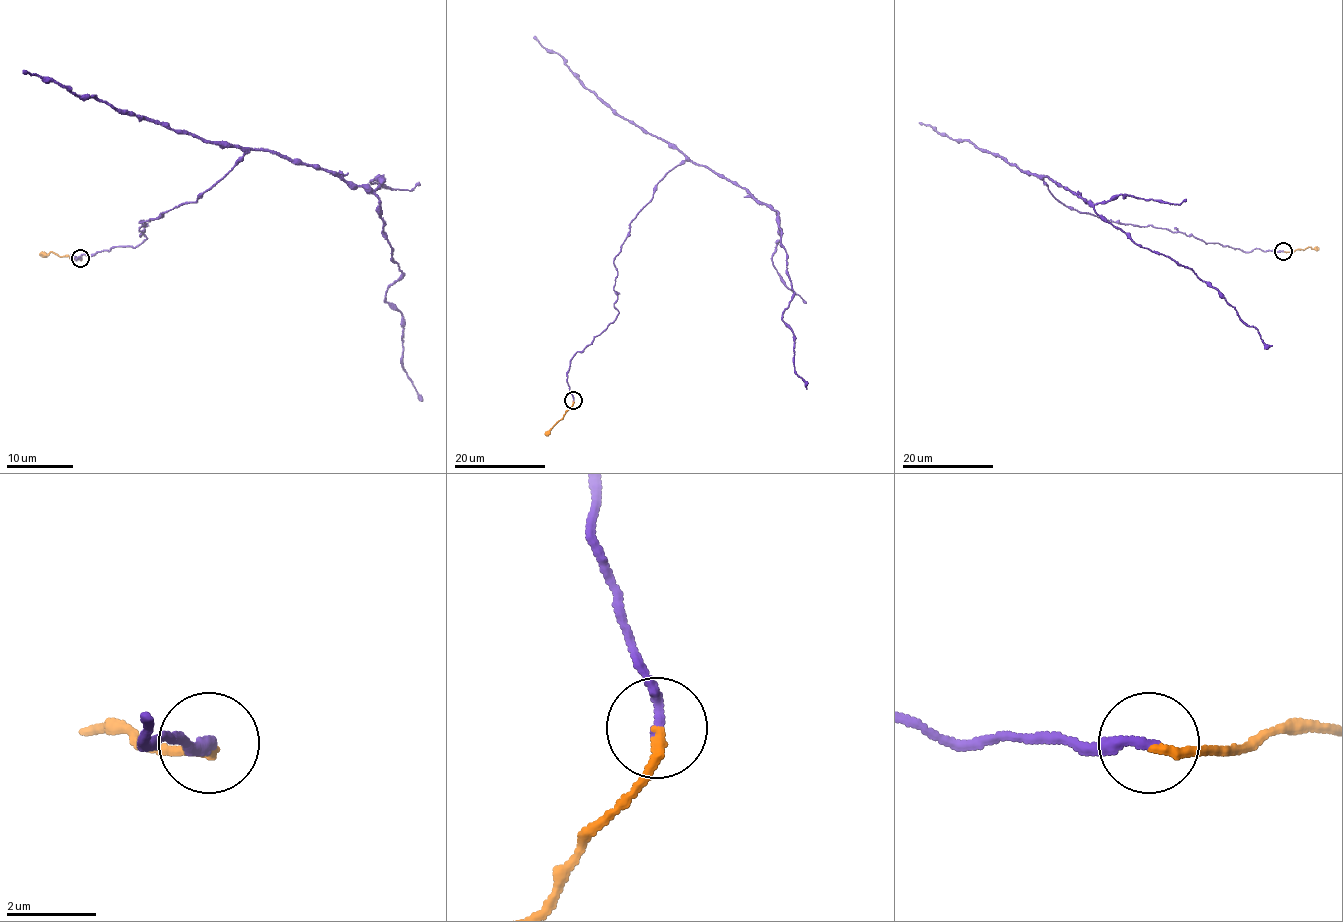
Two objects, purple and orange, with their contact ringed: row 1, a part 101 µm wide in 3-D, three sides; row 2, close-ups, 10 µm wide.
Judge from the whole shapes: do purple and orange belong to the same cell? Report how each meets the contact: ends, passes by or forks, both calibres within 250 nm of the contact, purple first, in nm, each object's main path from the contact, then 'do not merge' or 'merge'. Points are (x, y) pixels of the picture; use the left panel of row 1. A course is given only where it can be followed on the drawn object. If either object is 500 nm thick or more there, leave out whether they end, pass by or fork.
purple ends there; orange ends there; 260 nm thick on the purple side, 220 nm on the other; purple runs (81, 258), (137, 247), (139, 222), (247, 151), (334, 170), (379, 200), (420, 396); orange runs (81, 258), (59, 257), (51, 252), (41, 255); do not merge

